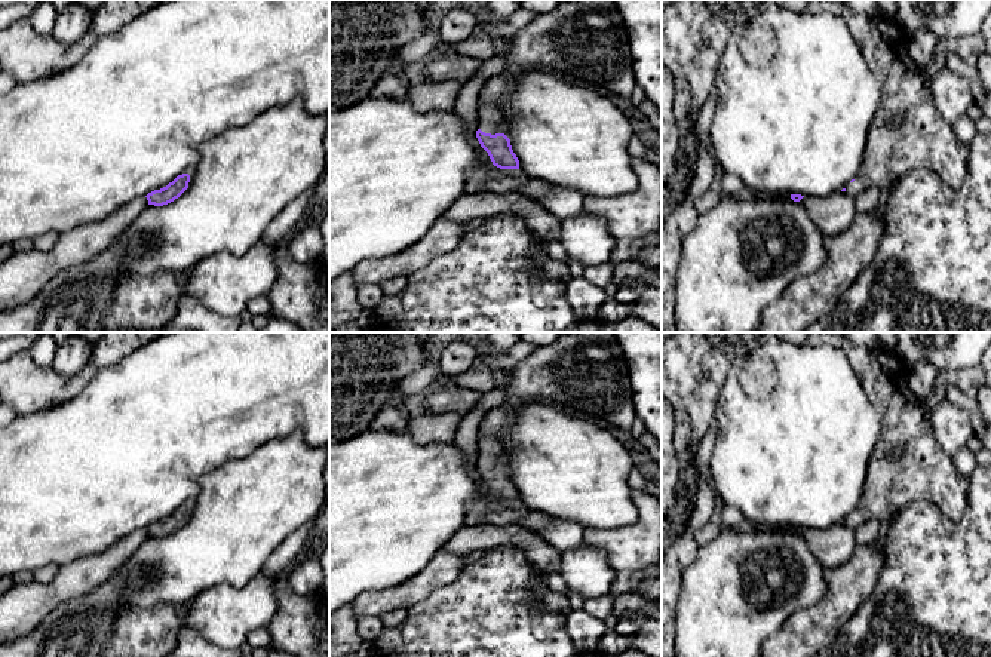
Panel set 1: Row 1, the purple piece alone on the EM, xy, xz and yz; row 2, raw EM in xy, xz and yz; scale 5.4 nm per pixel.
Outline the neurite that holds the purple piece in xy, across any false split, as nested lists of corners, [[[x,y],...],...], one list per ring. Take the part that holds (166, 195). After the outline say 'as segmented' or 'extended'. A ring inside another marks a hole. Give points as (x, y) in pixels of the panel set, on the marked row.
[[[188,174],[178,175],[166,187],[148,193],[145,196],[148,200],[148,205],[163,206],[174,202],[188,188],[188,182],[190,182]]] | as segmented

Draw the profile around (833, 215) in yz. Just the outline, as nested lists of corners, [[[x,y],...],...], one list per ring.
[[[837,191],[828,197],[804,196],[800,202],[789,199],[788,203],[801,205],[823,237],[847,230],[857,212],[855,197],[846,191]]]

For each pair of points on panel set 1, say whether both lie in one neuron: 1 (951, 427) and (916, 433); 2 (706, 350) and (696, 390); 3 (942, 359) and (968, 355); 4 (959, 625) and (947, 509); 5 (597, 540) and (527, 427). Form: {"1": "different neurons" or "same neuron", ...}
{"1": "different neurons", "2": "same neuron", "3": "same neuron", "4": "different neurons", "5": "different neurons"}

